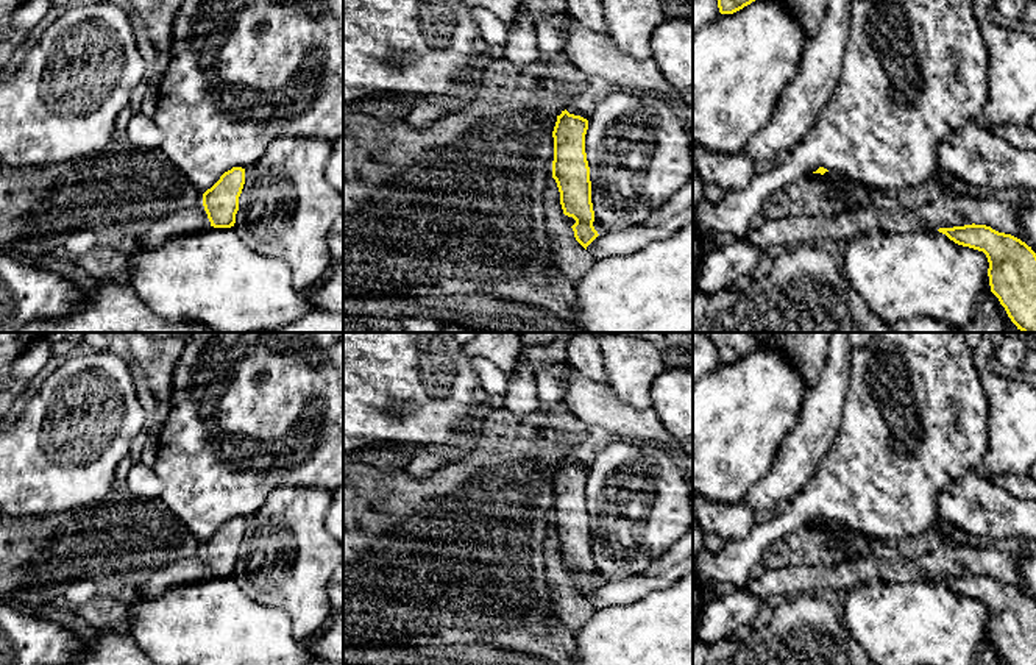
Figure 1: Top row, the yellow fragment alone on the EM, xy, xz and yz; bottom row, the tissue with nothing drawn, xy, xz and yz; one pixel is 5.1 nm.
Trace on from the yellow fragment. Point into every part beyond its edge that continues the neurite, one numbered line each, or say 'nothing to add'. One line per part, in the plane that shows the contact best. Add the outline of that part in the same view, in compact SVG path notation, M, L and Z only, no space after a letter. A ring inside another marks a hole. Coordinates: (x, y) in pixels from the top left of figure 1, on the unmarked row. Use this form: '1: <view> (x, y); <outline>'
nothing to add

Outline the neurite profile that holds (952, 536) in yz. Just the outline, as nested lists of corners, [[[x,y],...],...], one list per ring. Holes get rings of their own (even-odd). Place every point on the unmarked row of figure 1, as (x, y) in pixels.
[[[939,518],[935,531],[944,535],[946,545],[975,545],[978,548],[992,548],[992,537],[991,535],[970,535],[964,531],[958,529],[956,526],[950,525],[949,521]]]

